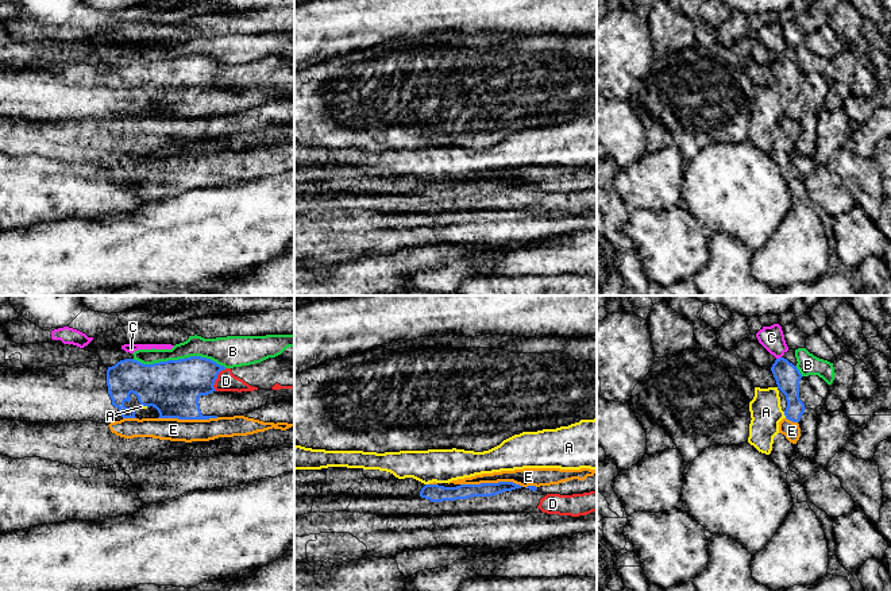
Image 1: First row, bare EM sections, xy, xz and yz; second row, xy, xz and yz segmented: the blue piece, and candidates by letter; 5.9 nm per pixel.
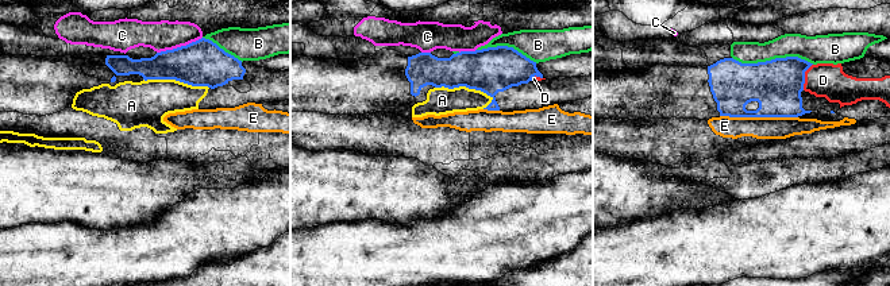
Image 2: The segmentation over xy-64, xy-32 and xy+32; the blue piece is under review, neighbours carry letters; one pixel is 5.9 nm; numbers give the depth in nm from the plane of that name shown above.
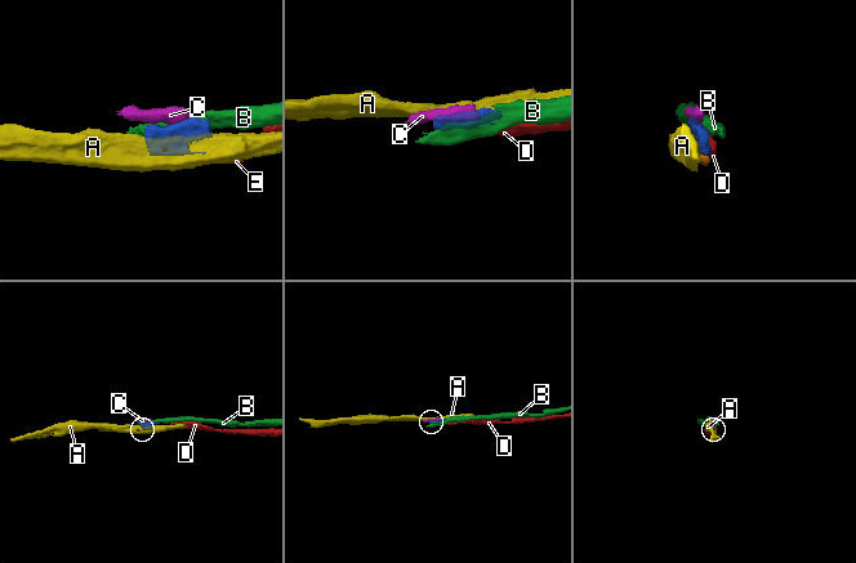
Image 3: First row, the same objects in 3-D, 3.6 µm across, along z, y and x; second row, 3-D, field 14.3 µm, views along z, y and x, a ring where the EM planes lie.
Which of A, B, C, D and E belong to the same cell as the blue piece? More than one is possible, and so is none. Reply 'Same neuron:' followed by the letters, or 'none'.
Same neuron: none

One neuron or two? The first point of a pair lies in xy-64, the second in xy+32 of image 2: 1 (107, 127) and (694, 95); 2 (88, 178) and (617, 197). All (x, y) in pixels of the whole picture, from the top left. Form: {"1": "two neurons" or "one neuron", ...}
{"1": "two neurons", "2": "one neuron"}

